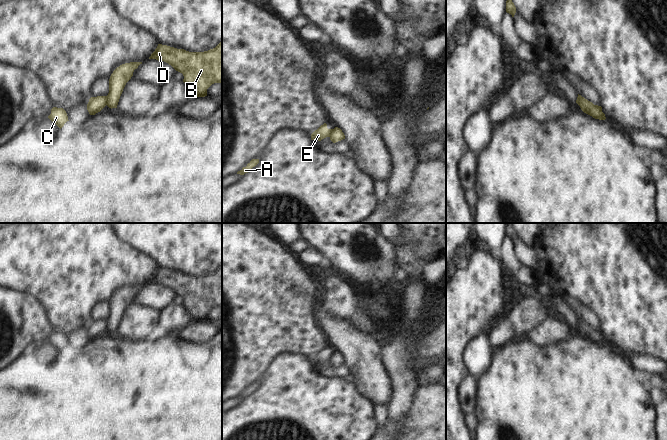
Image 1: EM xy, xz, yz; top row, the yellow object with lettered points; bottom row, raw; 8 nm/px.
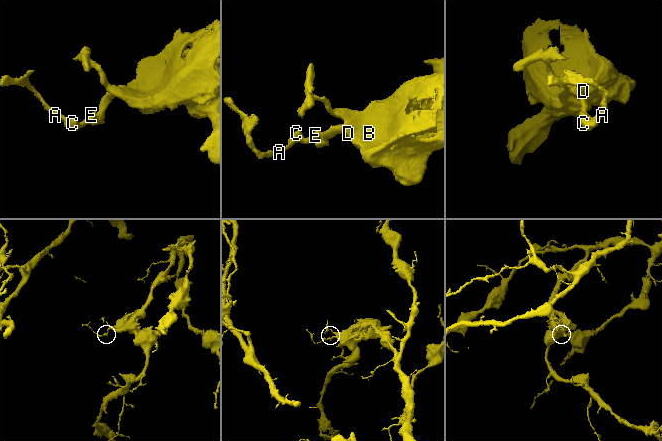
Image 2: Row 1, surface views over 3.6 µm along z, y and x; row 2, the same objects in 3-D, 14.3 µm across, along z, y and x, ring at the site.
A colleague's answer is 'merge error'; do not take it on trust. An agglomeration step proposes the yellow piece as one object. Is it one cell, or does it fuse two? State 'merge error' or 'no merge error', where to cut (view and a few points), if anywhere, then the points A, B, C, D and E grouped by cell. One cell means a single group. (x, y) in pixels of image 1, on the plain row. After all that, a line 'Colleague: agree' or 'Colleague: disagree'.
merge error; cut in xy along (106, 320), (107, 328); A C E / B D
Colleague: agree

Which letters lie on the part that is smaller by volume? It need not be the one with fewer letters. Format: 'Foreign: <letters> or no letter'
Foreign: A, C, E

